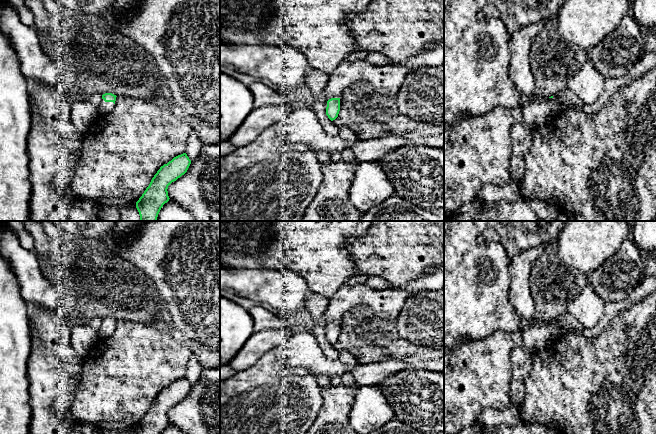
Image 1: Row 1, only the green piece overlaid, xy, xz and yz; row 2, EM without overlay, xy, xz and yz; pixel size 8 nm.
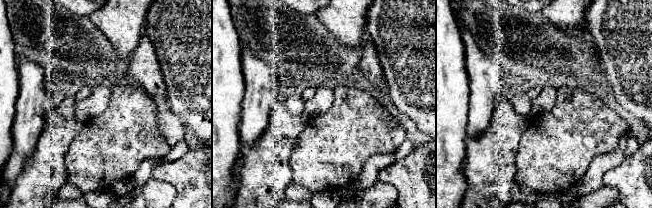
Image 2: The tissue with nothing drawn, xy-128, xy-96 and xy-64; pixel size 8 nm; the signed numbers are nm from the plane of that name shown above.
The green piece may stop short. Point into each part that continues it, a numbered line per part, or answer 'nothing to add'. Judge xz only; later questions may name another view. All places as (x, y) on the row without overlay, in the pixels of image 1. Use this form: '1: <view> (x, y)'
1: xz (386, 304)

